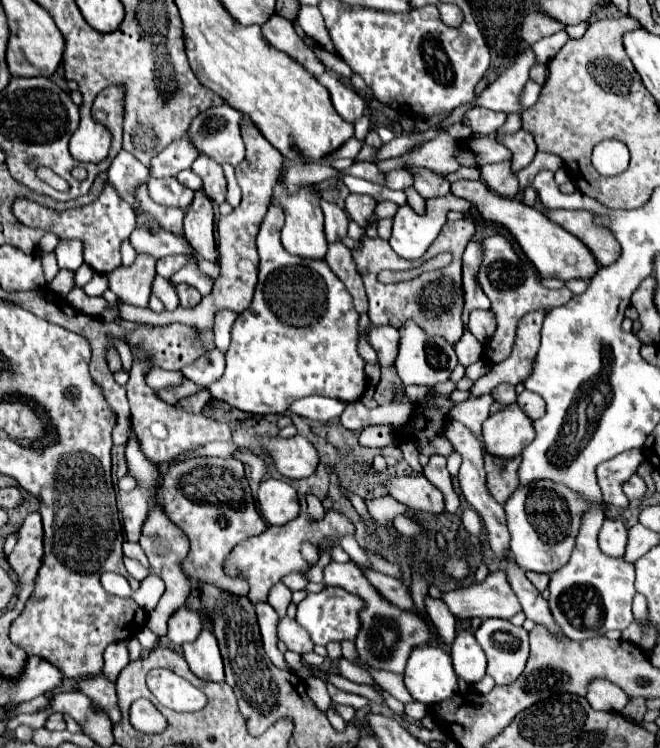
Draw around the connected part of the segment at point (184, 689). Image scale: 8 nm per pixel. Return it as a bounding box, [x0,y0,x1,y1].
[146,669,206,711]

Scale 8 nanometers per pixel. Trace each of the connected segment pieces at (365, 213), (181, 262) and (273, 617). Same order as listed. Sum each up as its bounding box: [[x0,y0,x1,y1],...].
[[346,193,374,227],[156,255,188,279],[256,601,292,671]]

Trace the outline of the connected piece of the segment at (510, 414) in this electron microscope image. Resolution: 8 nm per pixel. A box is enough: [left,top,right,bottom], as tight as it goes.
[480,405,534,461]

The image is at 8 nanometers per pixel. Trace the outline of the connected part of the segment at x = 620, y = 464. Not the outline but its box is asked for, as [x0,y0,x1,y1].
[596,449,644,507]

